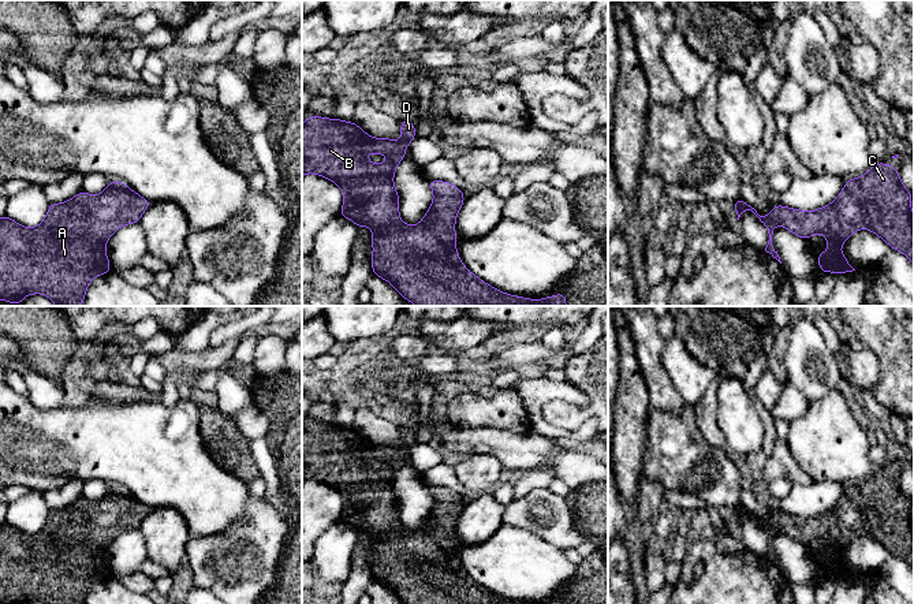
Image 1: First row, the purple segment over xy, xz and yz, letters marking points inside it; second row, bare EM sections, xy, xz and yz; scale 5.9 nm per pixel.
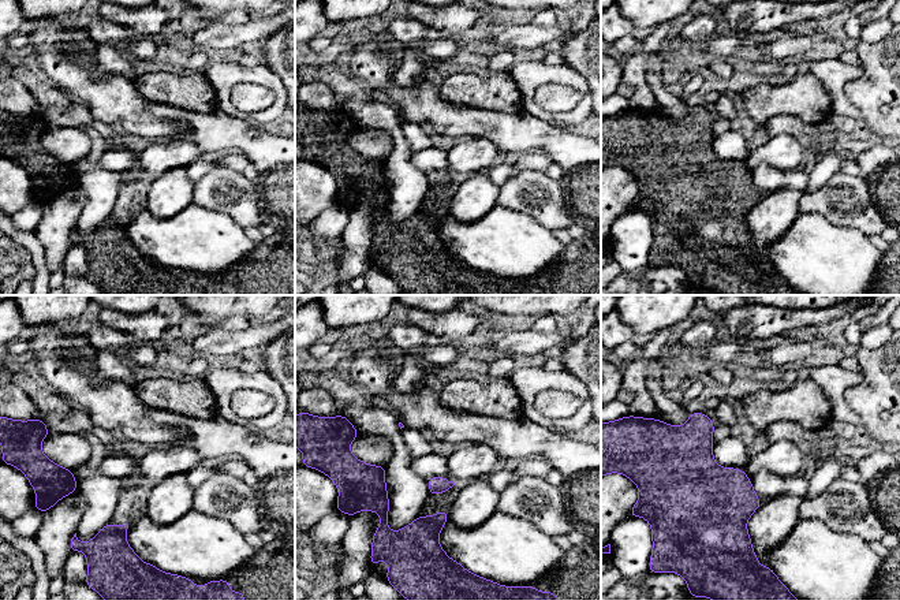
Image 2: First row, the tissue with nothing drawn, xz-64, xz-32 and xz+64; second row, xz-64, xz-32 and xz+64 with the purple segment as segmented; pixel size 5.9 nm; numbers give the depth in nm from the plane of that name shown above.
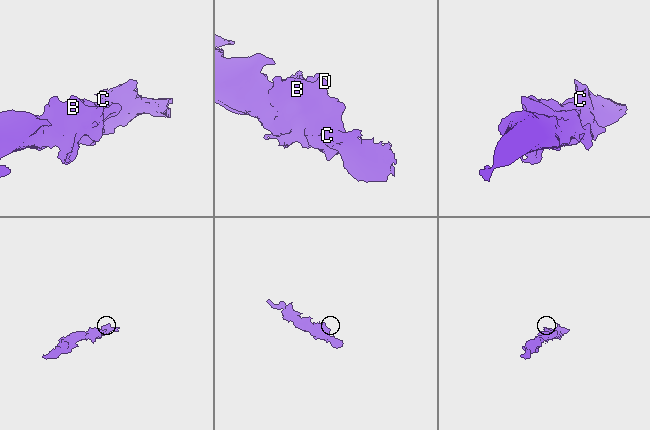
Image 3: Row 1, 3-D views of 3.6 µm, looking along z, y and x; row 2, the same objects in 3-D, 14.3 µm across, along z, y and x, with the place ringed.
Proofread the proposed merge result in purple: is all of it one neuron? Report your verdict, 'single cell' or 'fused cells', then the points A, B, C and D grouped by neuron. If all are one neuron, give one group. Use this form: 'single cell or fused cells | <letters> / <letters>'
single cell | A B C D

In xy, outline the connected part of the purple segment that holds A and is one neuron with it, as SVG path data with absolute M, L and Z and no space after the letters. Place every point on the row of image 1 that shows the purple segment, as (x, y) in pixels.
M111 179L101 194L90 195L82 190L66 202L51 204L45 219L34 228L26 228L8 216L0 217L0 299L19 306L27 295L44 294L56 306L81 306L92 279L111 271L105 251L108 239L120 227L139 223L150 205L127 184Z

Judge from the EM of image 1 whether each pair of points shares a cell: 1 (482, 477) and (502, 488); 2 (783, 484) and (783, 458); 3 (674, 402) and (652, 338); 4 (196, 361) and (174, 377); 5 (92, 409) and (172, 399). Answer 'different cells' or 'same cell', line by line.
1: different cells
2: different cells
3: same cell
4: different cells
5: different cells

